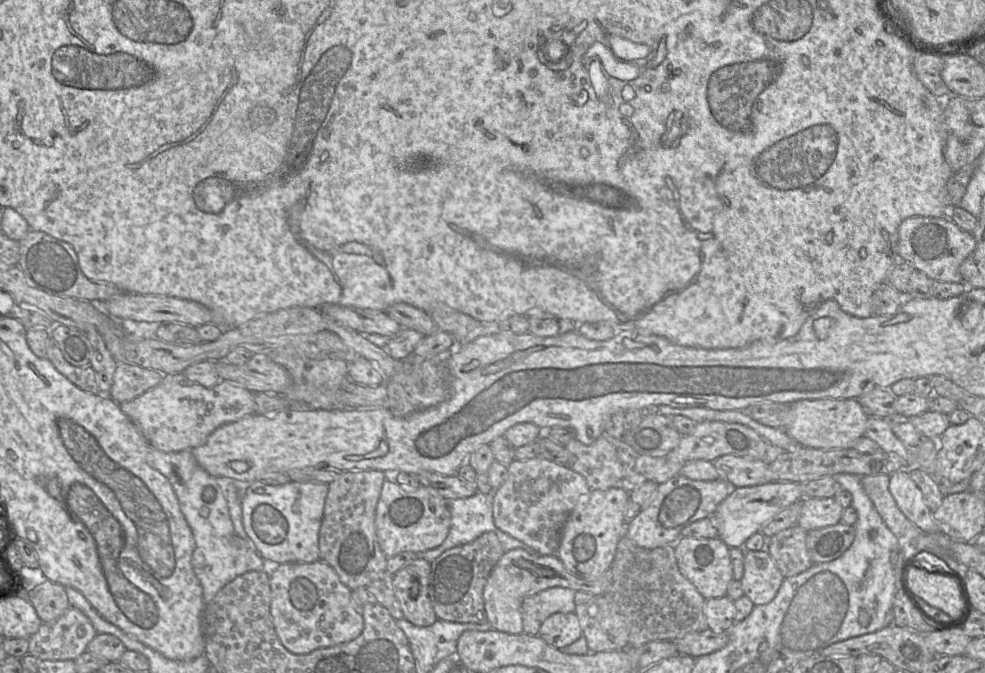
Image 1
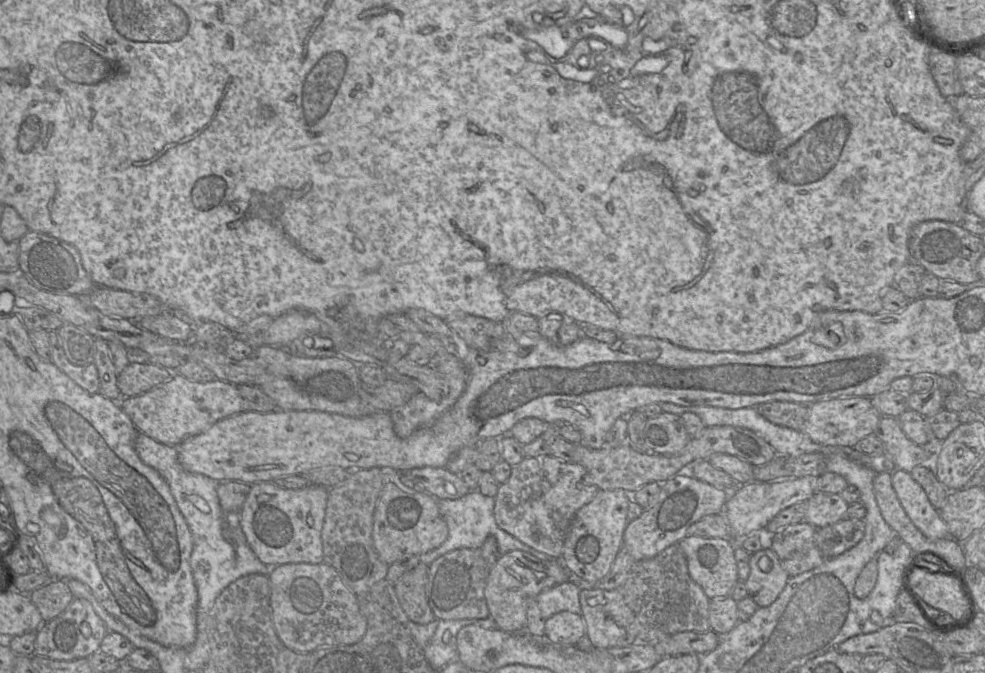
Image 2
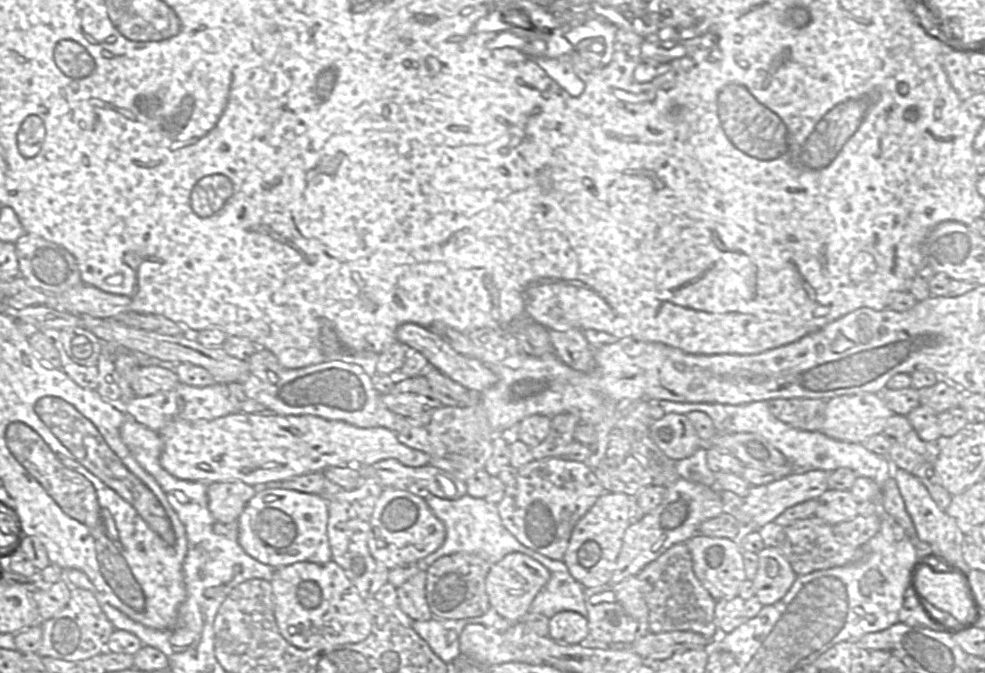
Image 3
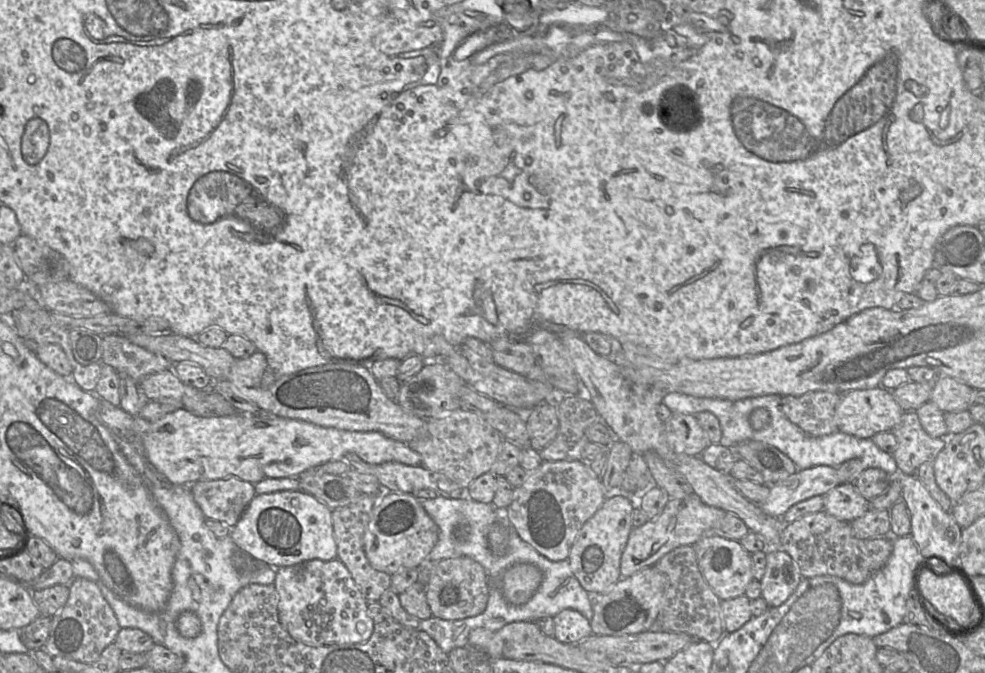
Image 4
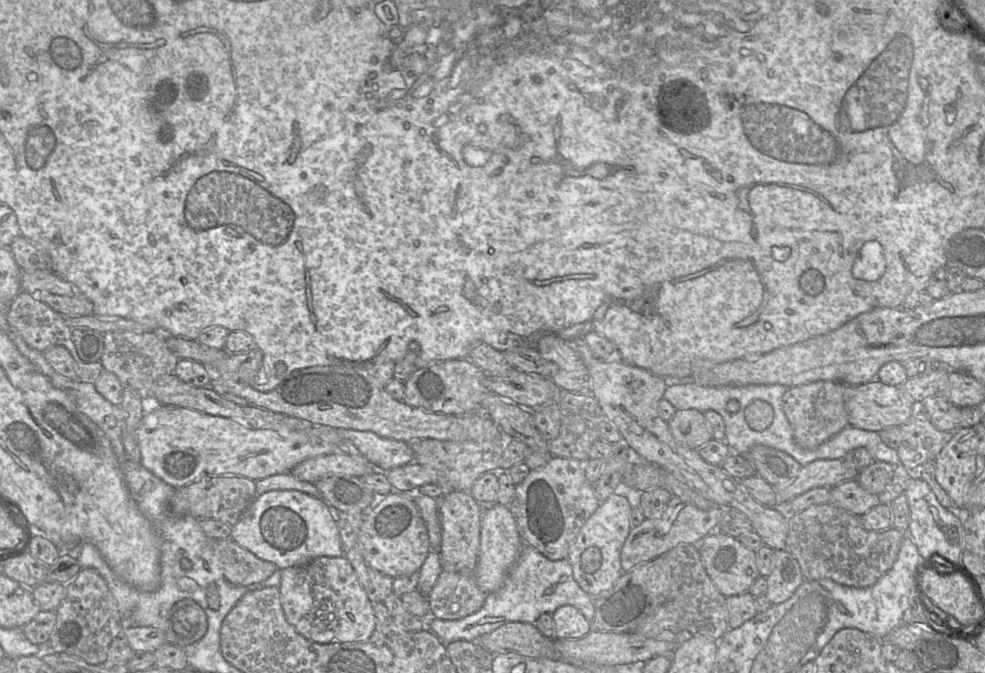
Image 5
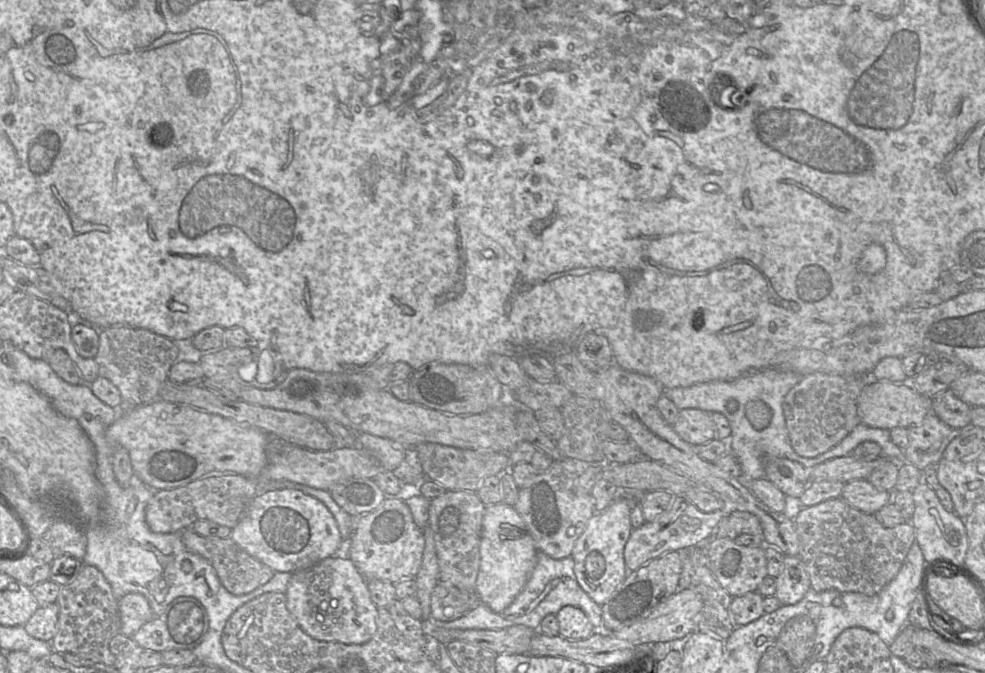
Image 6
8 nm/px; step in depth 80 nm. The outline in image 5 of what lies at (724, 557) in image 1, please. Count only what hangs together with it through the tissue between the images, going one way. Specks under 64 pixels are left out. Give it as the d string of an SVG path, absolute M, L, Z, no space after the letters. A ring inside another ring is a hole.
M714 531L698 544L698 549L706 573L725 597L748 592L760 576L756 552L745 547L737 538Z

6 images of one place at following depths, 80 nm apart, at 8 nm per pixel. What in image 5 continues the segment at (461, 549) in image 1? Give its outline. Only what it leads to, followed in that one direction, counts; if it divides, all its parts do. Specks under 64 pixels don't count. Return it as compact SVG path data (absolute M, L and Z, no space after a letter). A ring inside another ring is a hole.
M442 571L427 599L429 613L440 620L458 620L477 612L483 605L486 594L476 585L472 576L456 572Z

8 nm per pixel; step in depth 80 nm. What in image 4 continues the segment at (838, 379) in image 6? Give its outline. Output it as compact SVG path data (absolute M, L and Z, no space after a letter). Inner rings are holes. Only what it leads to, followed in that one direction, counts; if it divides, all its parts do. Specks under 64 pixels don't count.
M812 391L801 396L782 396L780 408L785 416L806 434L821 437L838 431L836 407L841 394Z

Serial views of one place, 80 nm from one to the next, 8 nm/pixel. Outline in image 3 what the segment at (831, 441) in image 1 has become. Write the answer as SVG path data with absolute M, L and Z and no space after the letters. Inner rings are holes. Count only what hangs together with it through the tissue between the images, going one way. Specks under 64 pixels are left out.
M860 393L842 395L826 401L825 420L820 432L835 440L863 443L869 437L883 432L887 420L894 414L884 403L880 394Z

